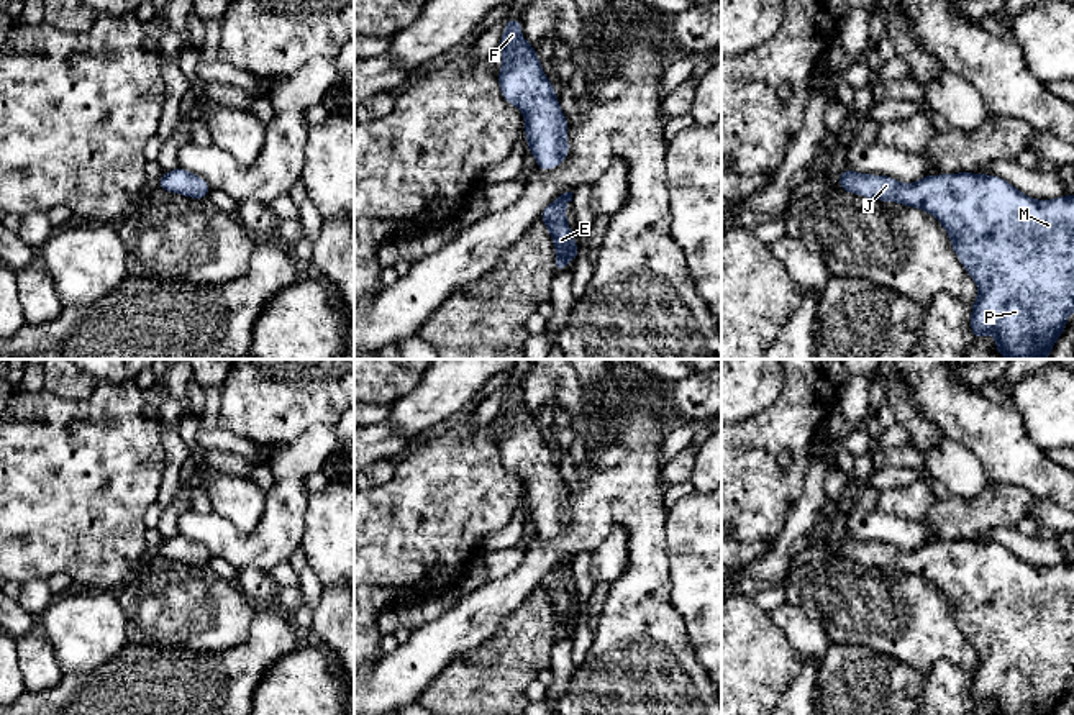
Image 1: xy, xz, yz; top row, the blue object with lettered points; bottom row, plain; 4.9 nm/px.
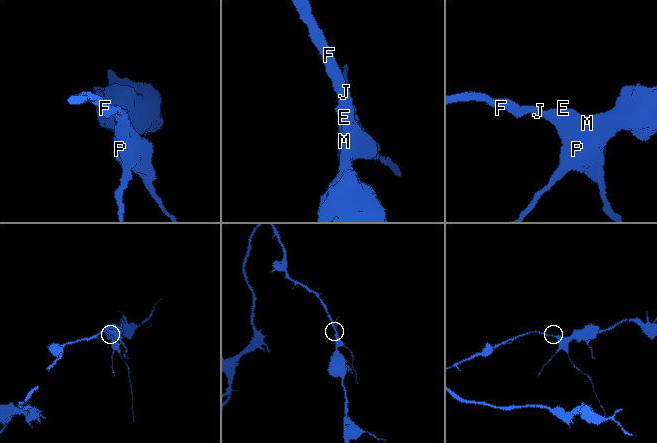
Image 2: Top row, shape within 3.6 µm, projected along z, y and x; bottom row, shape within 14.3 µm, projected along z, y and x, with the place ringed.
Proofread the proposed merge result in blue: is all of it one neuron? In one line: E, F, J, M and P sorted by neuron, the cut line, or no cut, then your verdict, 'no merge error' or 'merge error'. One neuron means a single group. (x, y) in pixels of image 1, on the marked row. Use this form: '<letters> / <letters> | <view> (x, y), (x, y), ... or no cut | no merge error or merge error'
E F J M P | no cut | no merge error

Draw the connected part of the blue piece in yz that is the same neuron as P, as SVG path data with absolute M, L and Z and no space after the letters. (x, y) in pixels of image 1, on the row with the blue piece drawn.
M838 171L840 189L922 208L935 215L948 231L954 253L967 274L979 285L977 300L971 305L971 331L974 341L985 333L997 339L997 356L1010 359L1046 359L1056 339L1066 330L1066 318L1074 312L1074 195L1053 200L1035 200L1022 194L1005 179L985 174L926 174L915 184L900 184L887 175L867 175L854 171Z

